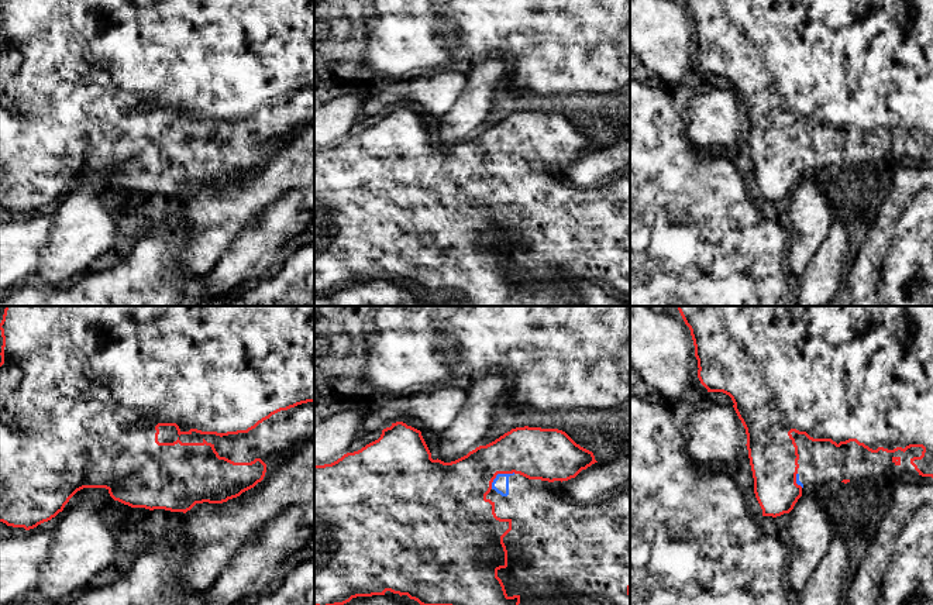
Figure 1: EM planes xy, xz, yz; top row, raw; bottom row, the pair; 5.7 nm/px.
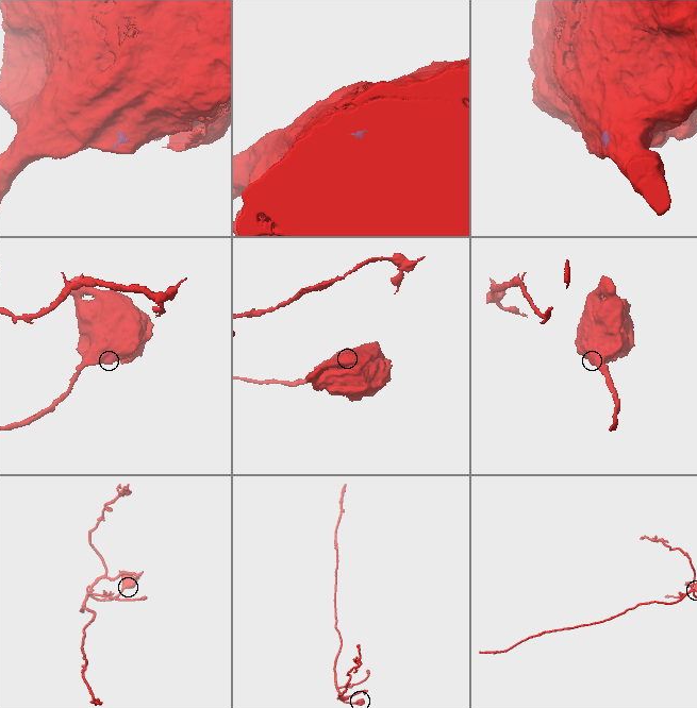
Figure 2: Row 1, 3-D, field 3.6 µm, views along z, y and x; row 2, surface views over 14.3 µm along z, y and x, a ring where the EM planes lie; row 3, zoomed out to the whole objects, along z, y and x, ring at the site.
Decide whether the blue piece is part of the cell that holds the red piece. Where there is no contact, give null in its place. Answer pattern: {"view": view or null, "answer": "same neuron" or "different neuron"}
{"view": "xz", "answer": "same neuron"}

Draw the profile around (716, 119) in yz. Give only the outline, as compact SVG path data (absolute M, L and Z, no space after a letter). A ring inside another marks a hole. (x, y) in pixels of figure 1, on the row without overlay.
M710 86L688 92L688 137L702 152L729 149L747 128L746 113L733 90Z

